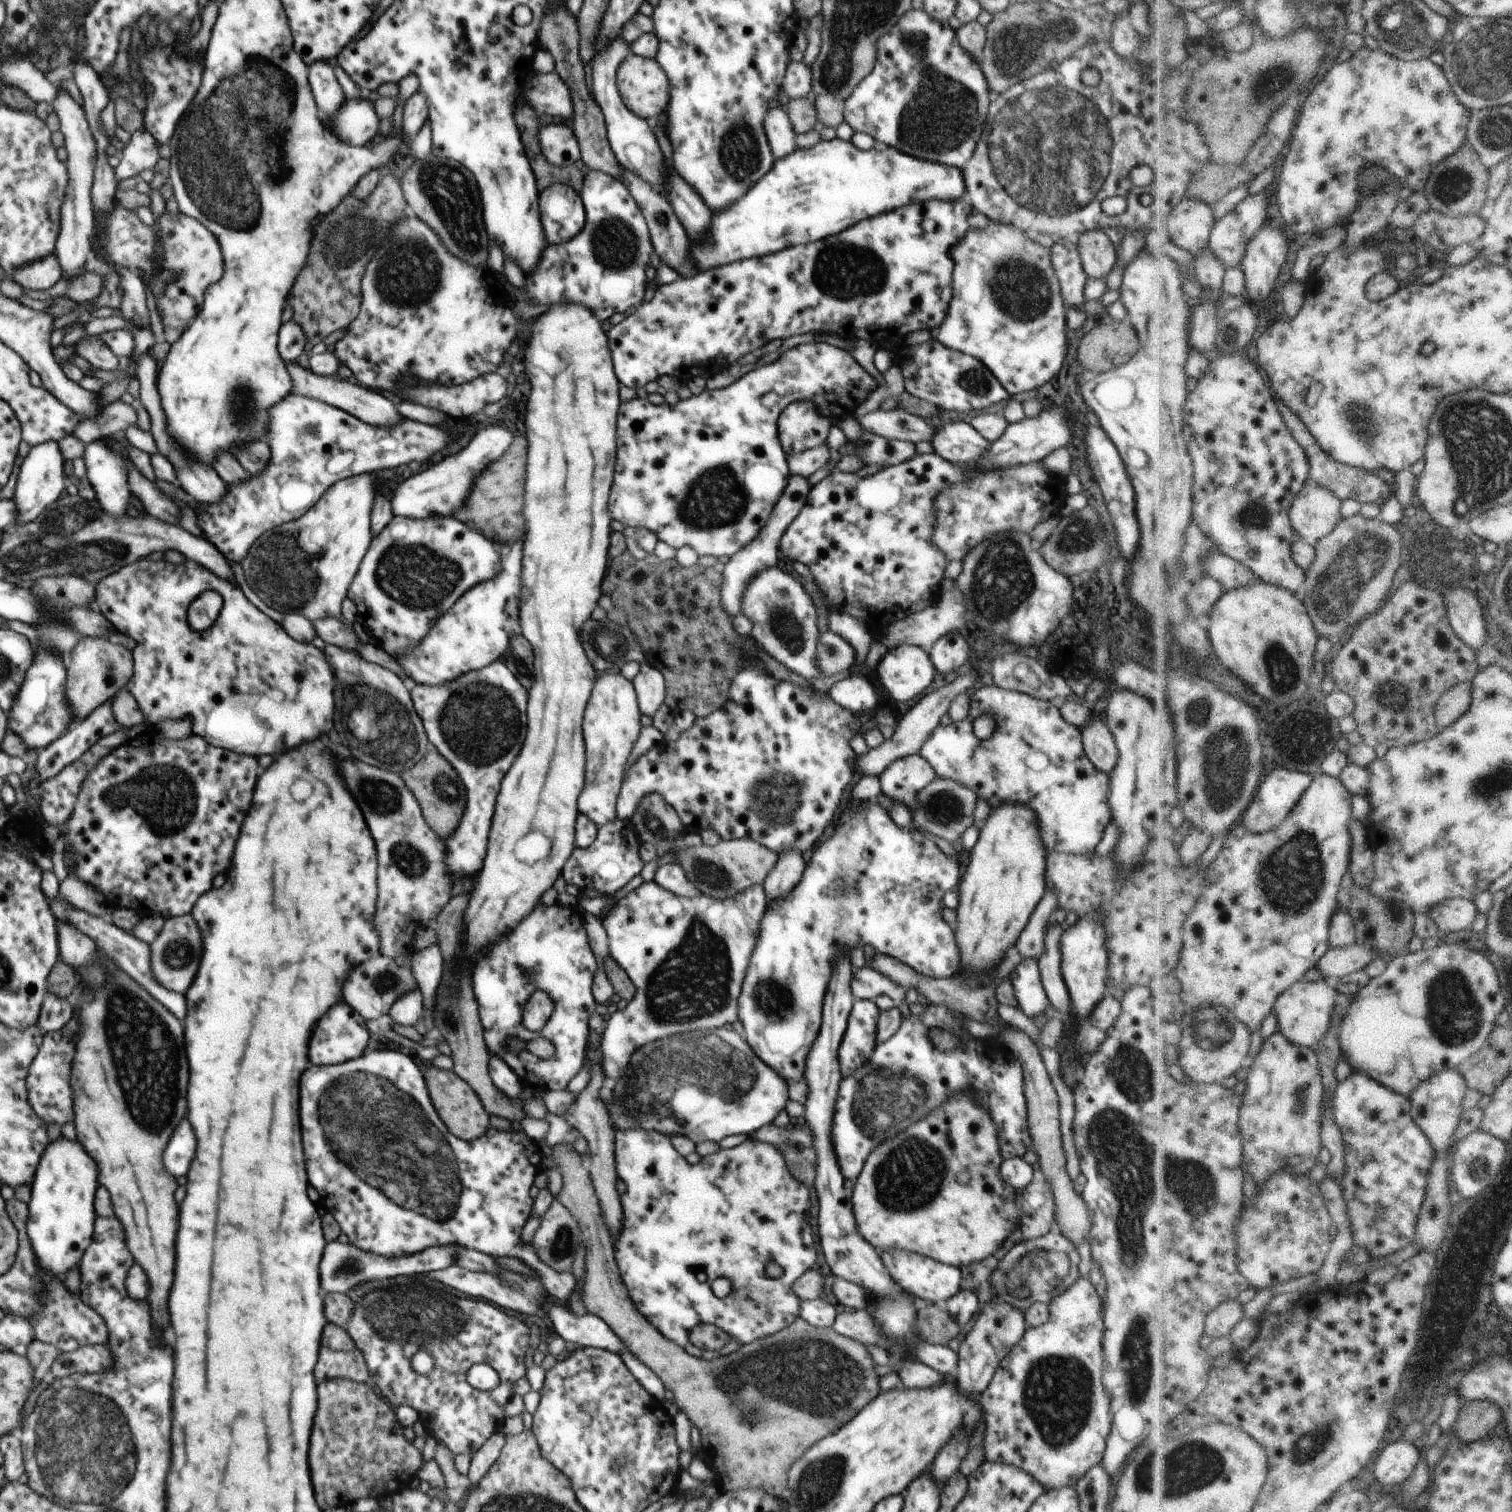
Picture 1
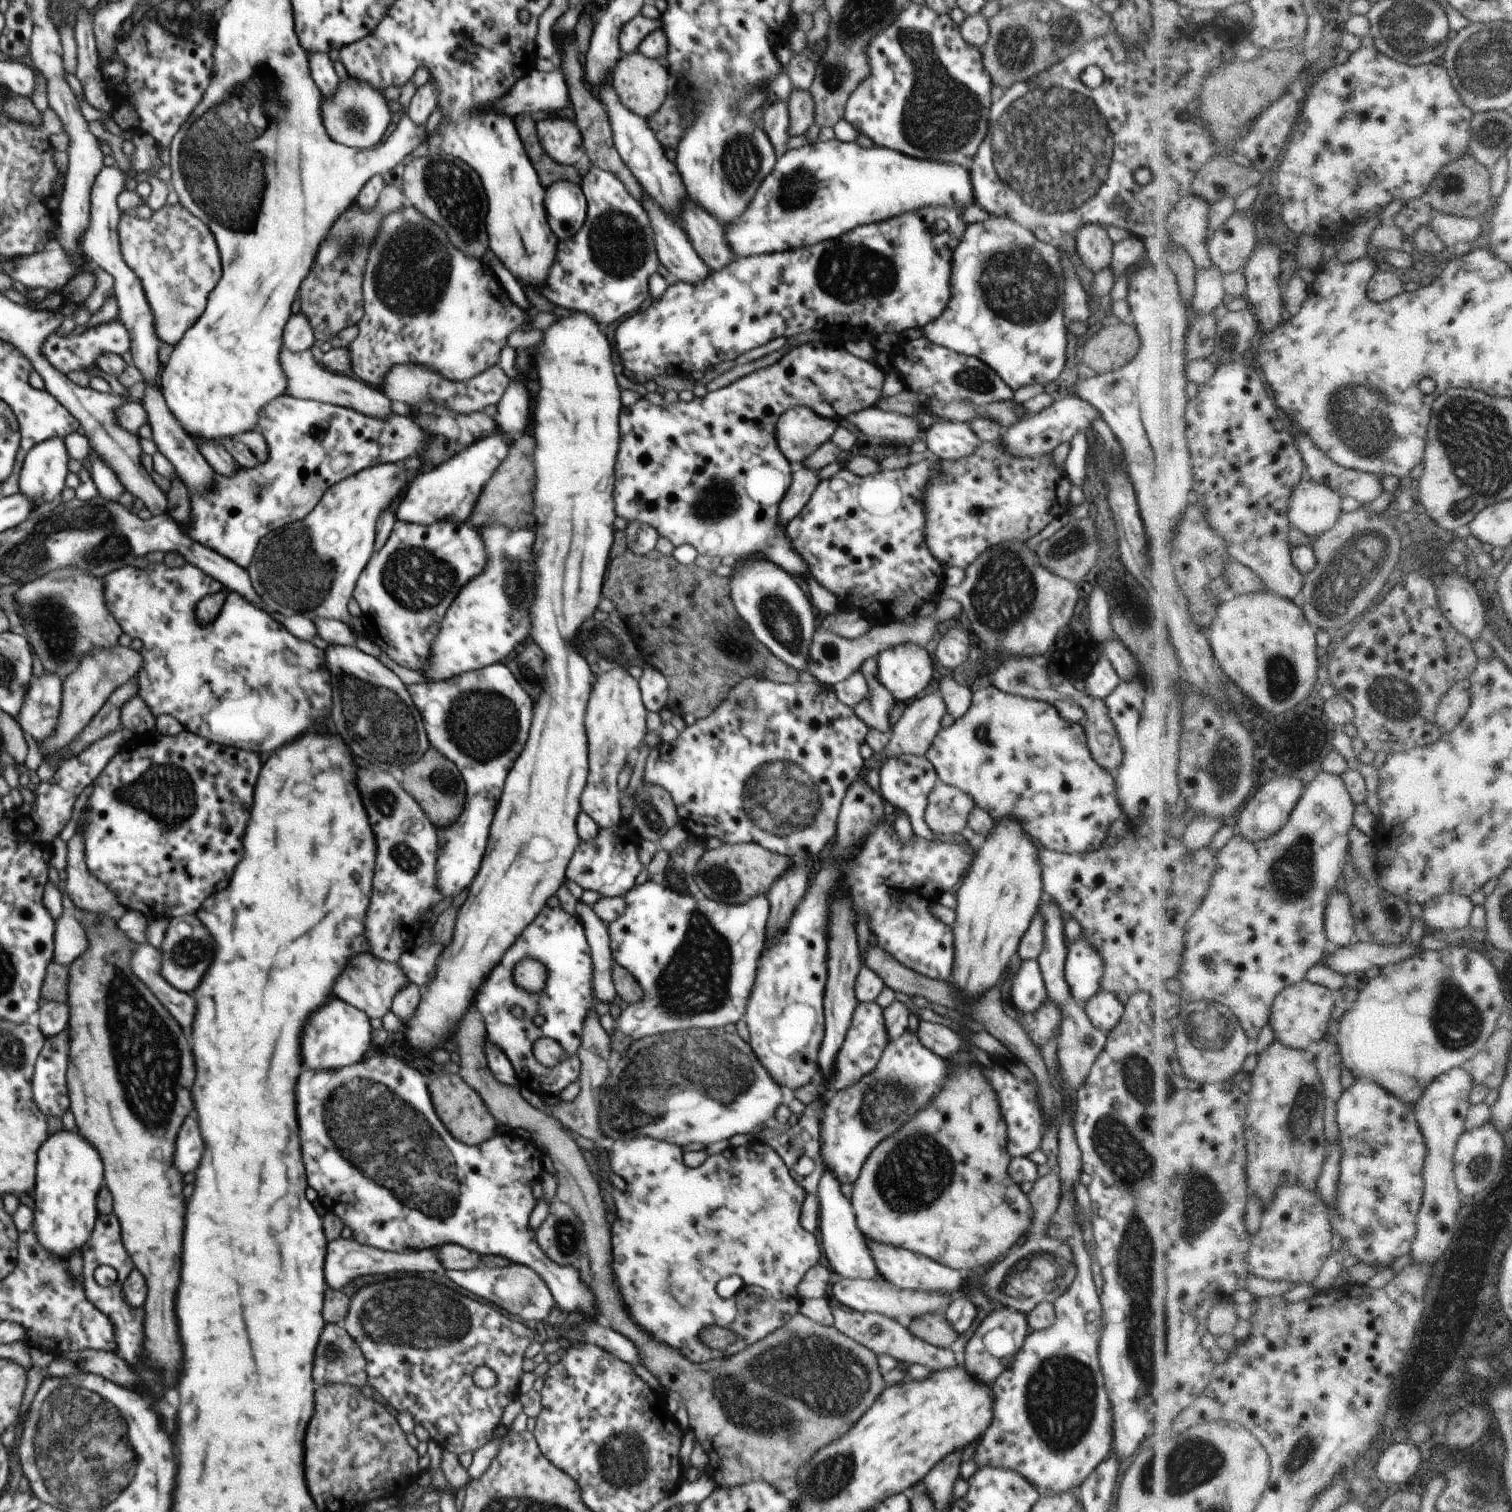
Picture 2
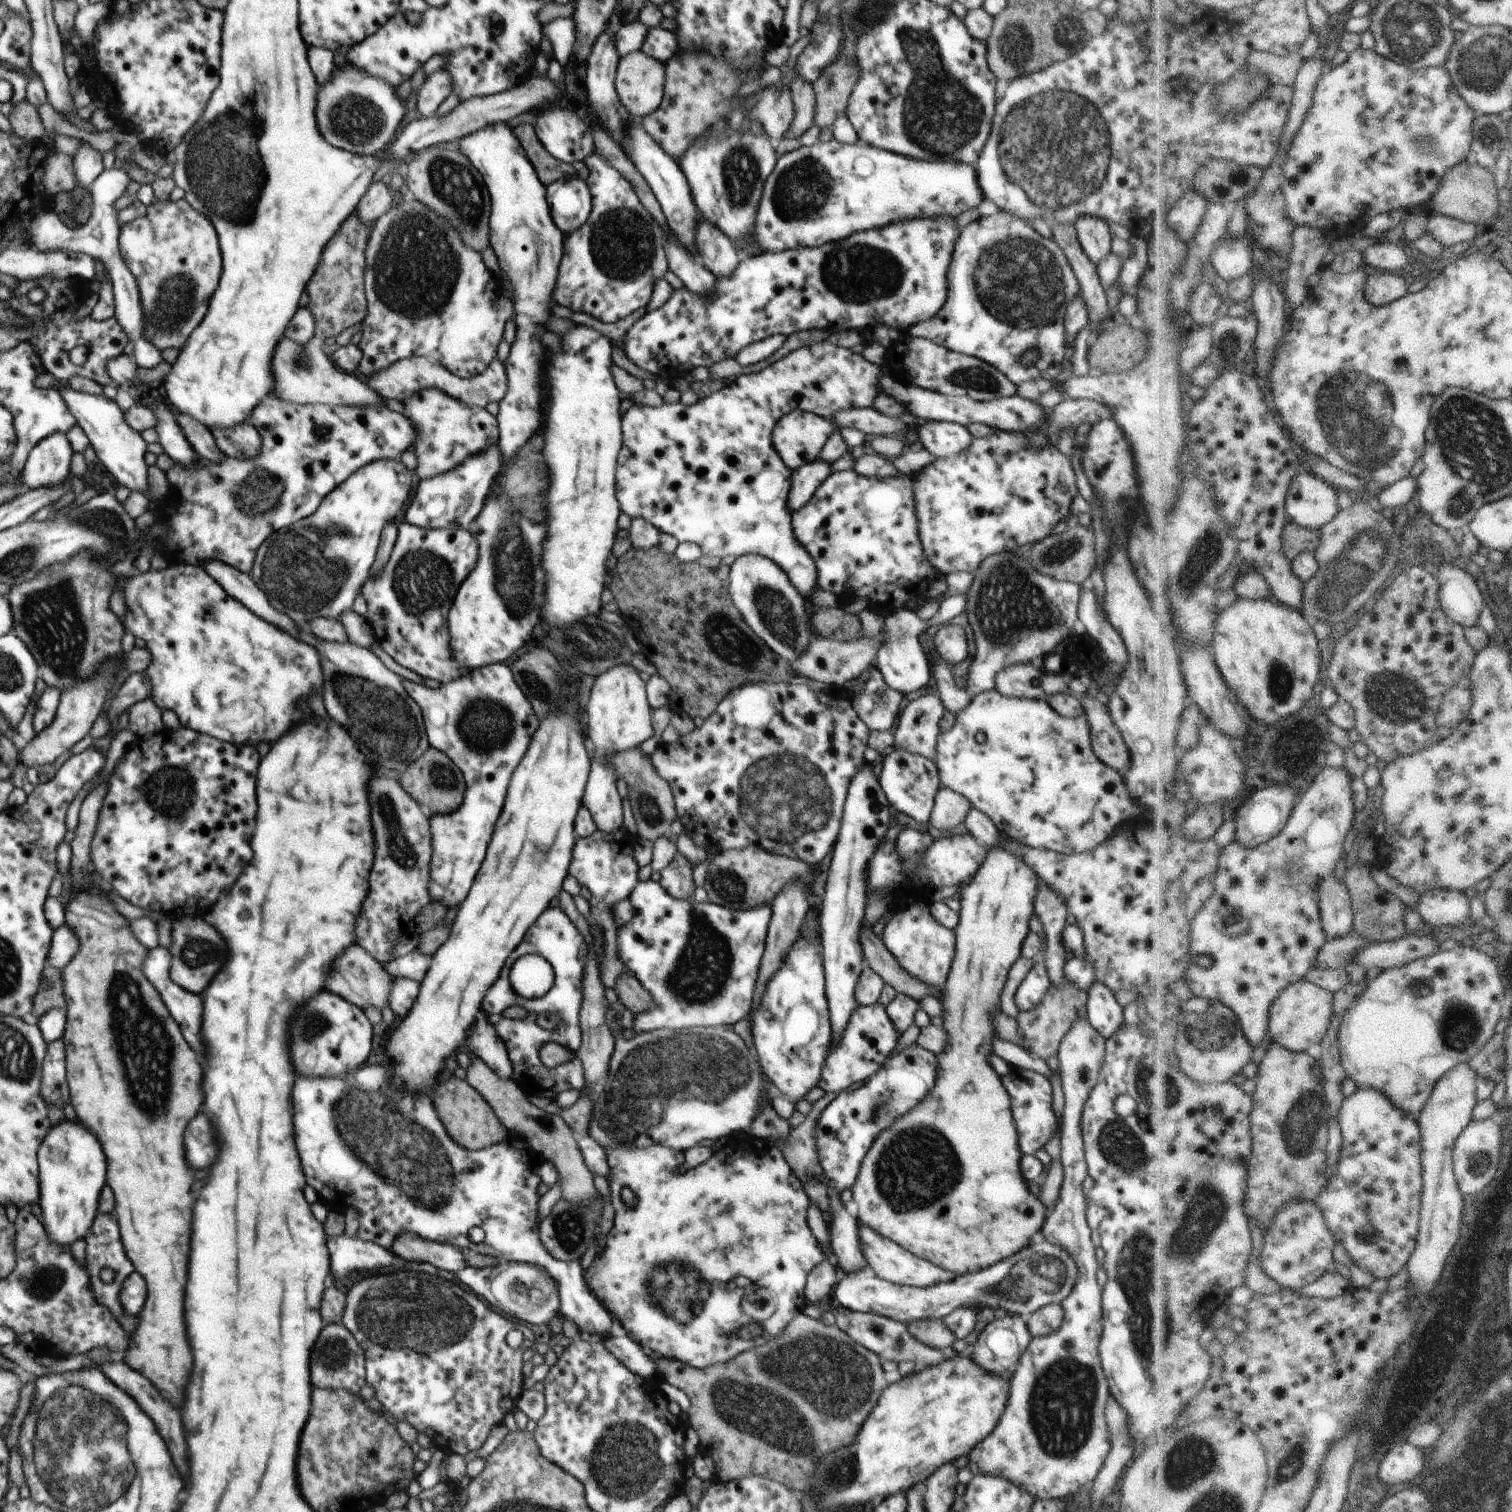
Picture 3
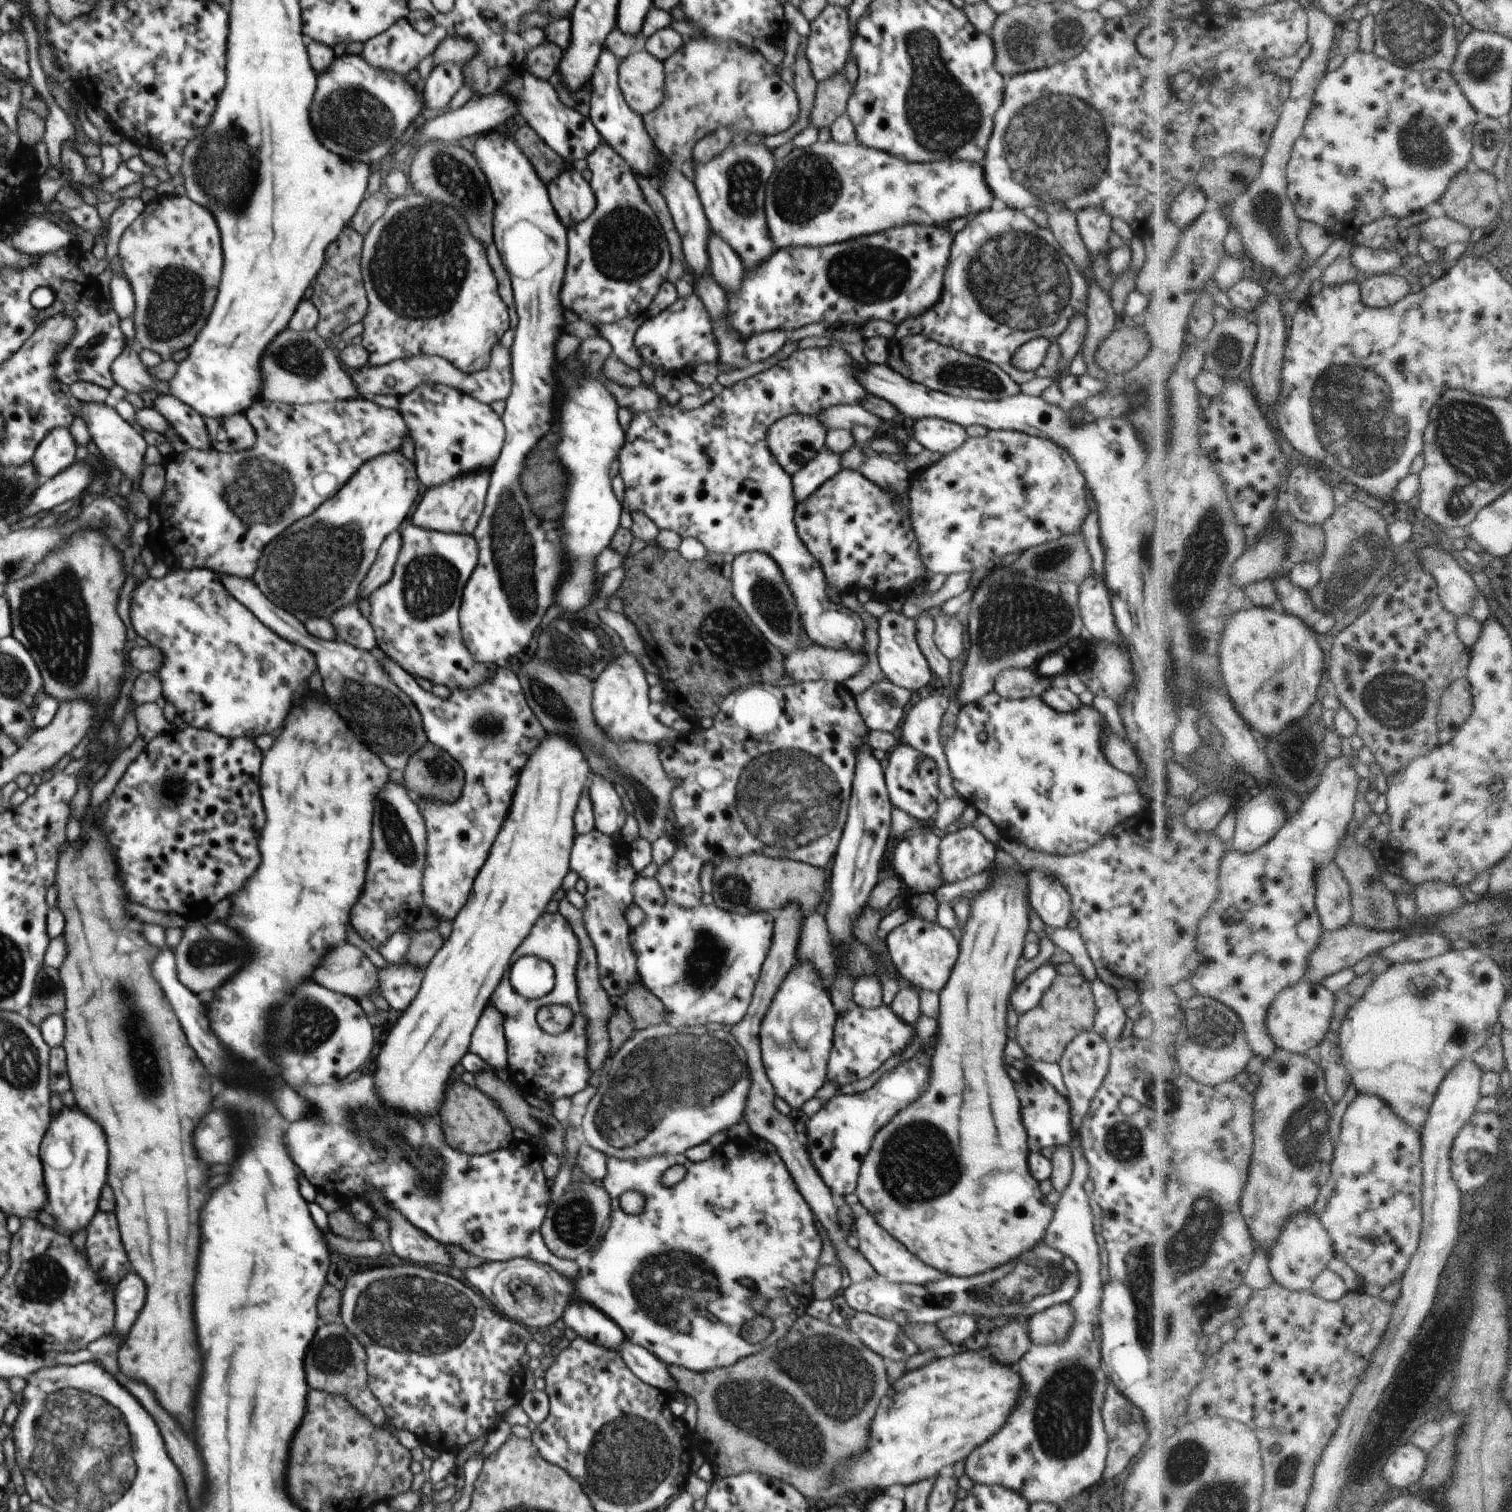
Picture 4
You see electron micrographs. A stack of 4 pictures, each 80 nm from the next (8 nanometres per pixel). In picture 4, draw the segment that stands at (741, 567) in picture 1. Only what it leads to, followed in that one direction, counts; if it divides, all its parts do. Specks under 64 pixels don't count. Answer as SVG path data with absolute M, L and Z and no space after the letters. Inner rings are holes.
M825 446L813 459L810 459L796 474L791 476L797 502L806 500L824 482L843 469L840 463L841 456Z

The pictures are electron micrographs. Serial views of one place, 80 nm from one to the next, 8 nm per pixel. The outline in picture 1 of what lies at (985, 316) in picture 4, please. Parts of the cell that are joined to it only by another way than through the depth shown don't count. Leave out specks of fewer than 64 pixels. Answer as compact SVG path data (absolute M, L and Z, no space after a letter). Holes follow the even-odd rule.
M990 221L988 226L982 229L970 227L964 238L958 243L958 248L954 248L952 290L953 295L945 319L937 327L930 330L932 338L952 350L963 352L981 360L1012 397L1015 395L1020 397L1023 392L1040 388L1060 372L1062 362L1064 362L1067 354L1067 310L1061 295L1061 286L1052 264L1051 249L1042 246L1036 240L1033 241L1023 230L1013 224Z

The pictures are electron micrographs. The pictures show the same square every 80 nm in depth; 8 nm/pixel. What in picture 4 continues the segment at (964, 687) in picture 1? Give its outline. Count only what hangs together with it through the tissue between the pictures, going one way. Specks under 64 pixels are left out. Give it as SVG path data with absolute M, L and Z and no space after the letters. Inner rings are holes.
M932 696L914 704L902 724L902 738L918 752L936 761L940 770L939 789L945 797L958 797L941 741L941 724L950 704L947 696Z

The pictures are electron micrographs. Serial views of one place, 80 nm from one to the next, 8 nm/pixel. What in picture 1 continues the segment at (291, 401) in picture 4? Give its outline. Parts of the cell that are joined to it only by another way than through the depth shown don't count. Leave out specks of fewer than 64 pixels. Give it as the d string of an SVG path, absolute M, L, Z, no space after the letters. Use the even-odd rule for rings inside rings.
M286 361L286 368L291 376L292 393L310 397L323 403L345 410L348 414L374 426L386 426L396 424L402 418L394 404L394 398L380 391L369 389L361 384L348 382L339 376L329 377L313 373L297 361Z

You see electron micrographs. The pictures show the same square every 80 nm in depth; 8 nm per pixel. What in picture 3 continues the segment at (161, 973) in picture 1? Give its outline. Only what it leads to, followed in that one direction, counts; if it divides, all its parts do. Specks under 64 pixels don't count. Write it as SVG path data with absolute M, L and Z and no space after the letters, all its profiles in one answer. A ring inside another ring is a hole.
M202 916L200 917L184 917L177 919L173 923L173 933L171 934L172 944L168 950L172 955L172 964L170 967L170 976L172 980L185 988L200 994L206 990L206 986L212 982L212 978L216 976L216 972L226 964L228 960L228 946L226 940L220 938L221 934L210 924L207 923ZM194 950L194 956L192 956ZM210 954L210 956L208 956ZM210 958L210 960L208 960Z

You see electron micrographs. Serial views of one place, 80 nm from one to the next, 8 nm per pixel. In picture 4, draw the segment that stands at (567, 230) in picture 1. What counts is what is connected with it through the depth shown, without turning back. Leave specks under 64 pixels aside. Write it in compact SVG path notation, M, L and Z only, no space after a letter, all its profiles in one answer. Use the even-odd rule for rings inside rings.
M570 166L547 184L550 200L562 224L569 229L592 214L596 199L590 183Z

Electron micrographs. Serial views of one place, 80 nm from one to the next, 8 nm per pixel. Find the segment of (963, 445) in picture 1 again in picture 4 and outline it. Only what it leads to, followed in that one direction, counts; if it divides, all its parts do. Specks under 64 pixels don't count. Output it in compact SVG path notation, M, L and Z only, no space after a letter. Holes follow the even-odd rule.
M924 417L907 424L912 436L924 448L943 456L956 450L968 438L965 427L944 419Z

